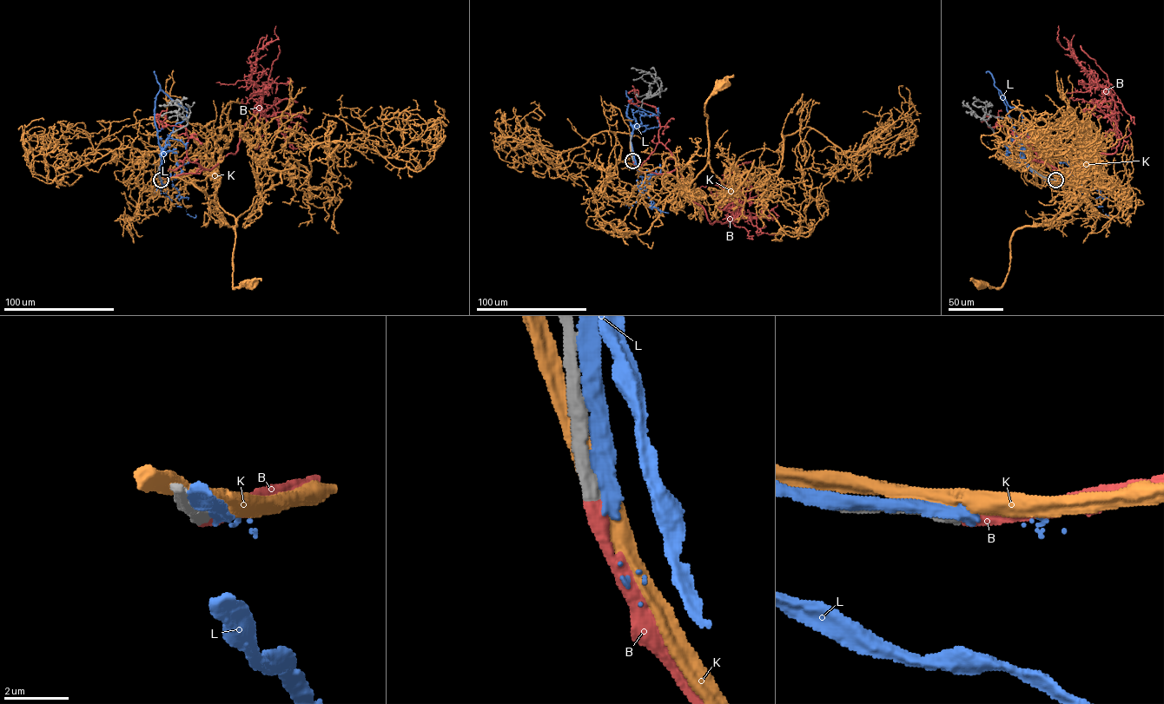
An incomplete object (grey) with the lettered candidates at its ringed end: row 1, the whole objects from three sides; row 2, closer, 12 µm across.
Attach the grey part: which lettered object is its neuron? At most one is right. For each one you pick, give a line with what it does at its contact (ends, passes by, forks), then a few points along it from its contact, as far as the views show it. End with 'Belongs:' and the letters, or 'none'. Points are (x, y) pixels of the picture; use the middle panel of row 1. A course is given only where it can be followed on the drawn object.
B: It ends there. Its course: (632, 161), (643, 172), (677, 167), (710, 223), (734, 217), (723, 191), (736, 167), (748, 163)
Belongs: B

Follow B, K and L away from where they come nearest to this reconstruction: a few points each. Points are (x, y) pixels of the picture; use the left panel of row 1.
B: (161, 180), (210, 170), (237, 150), (260, 109), (251, 80), (256, 55), (278, 37), (275, 26)
K: (161, 180), (178, 177), (192, 182), (211, 175), (216, 181), (218, 204), (236, 223), (232, 286), (249, 284)
L: (161, 180), (159, 169), (162, 158), (155, 120), (155, 101), (160, 86), (154, 73)

